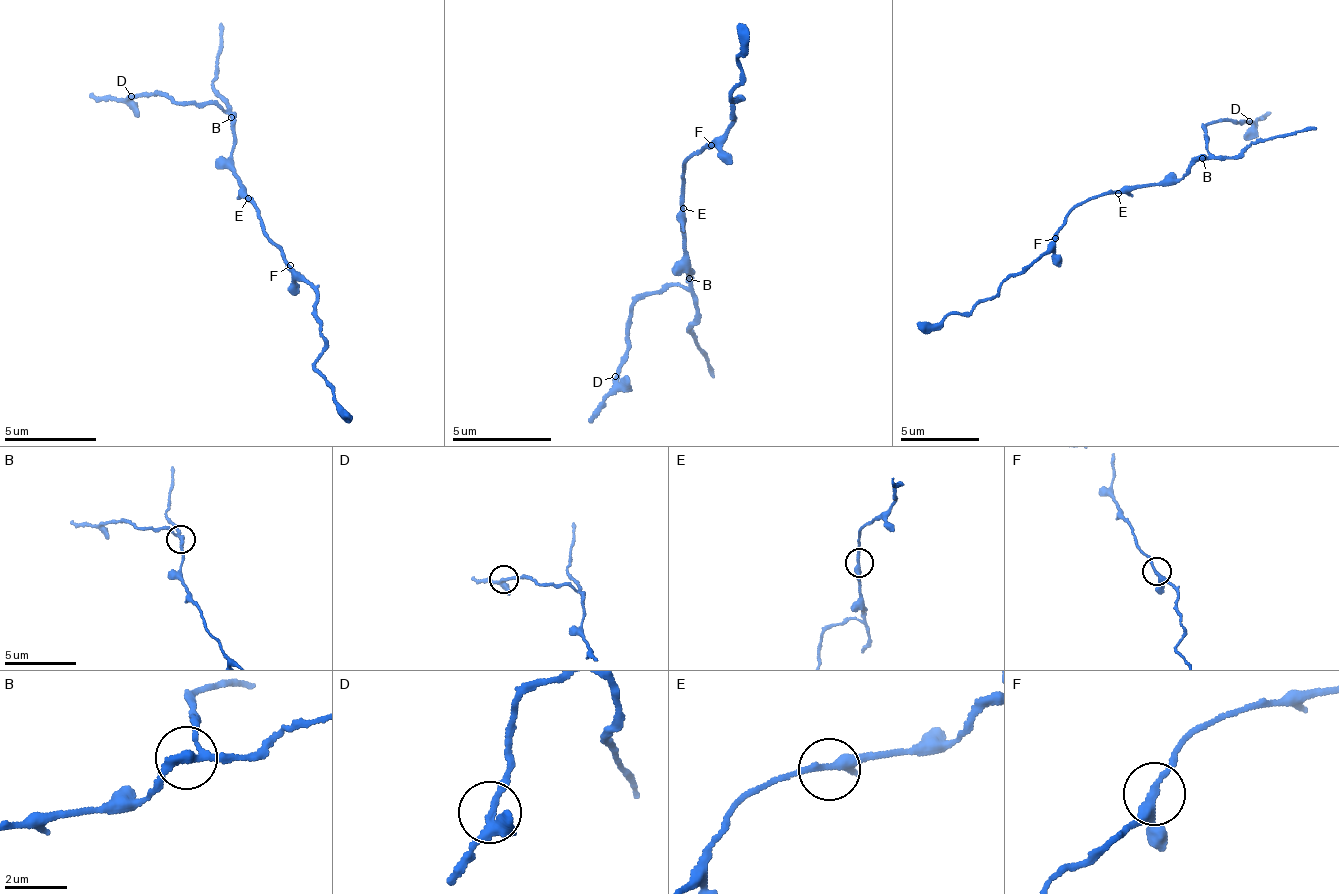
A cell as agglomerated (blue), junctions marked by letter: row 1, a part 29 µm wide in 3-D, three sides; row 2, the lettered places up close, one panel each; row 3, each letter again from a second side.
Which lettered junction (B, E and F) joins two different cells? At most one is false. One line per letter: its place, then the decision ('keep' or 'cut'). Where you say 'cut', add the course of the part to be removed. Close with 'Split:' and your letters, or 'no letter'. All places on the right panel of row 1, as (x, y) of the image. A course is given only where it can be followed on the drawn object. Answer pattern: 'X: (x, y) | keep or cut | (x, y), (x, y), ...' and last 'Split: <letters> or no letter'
B: (1202, 158) | cut | (1201, 158), (1208, 140), (1202, 133), (1211, 124), (1242, 121), (1268, 113)
E: (1118, 193) | keep
F: (1055, 238) | keep
Split: B

